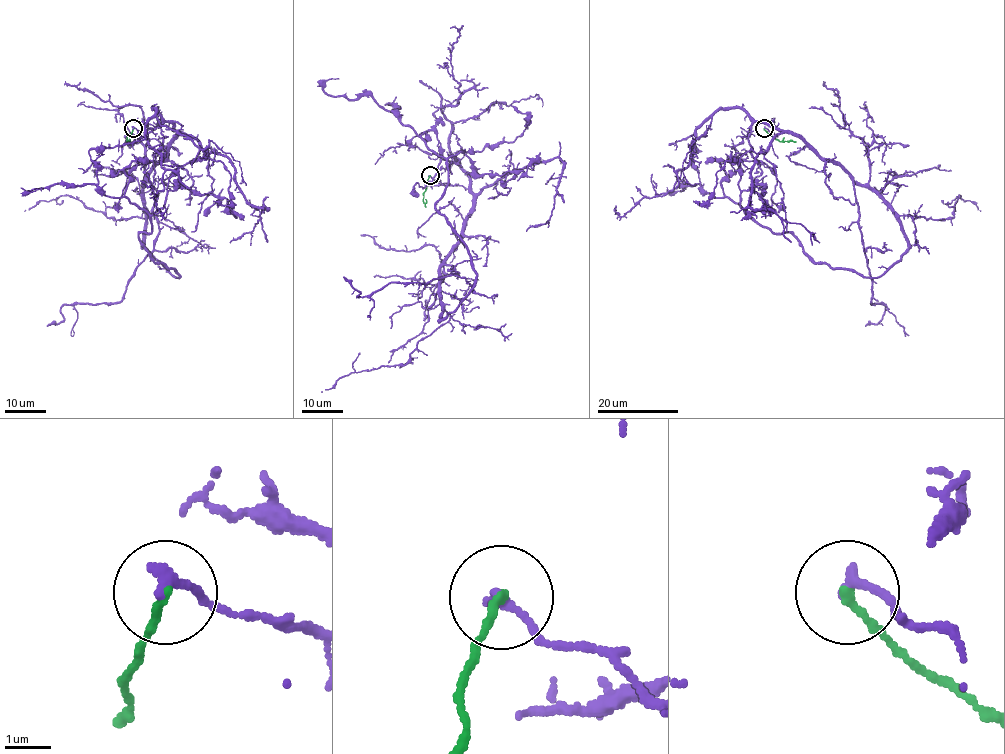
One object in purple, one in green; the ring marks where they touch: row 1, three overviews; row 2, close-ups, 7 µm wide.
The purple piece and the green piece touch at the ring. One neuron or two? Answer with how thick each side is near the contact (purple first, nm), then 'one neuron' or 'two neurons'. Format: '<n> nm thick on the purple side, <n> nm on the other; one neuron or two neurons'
260 nm thick on the purple side, 180 nm on the other; two neurons

